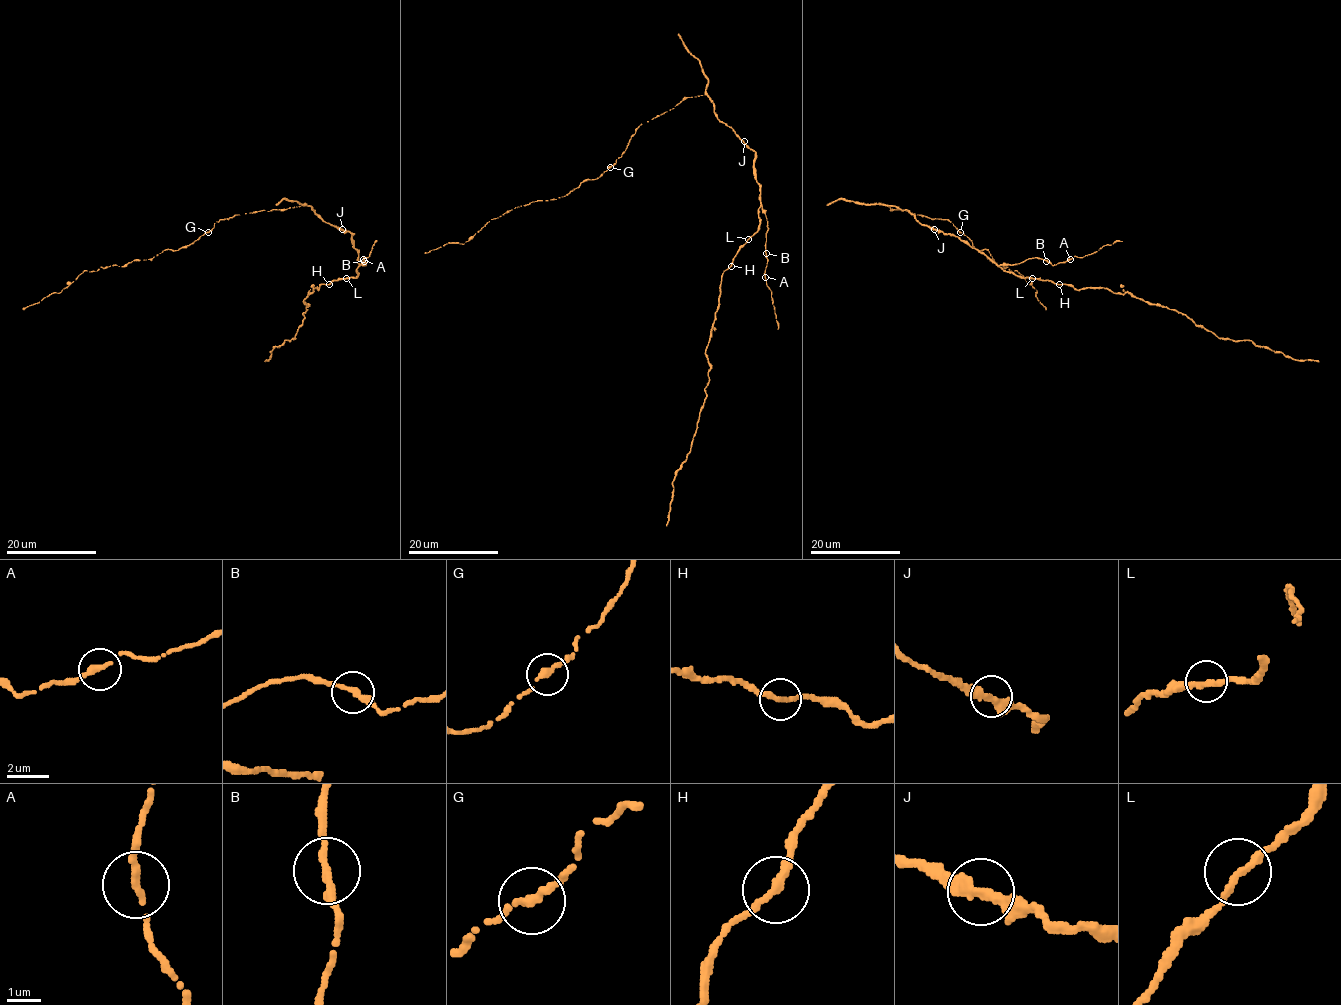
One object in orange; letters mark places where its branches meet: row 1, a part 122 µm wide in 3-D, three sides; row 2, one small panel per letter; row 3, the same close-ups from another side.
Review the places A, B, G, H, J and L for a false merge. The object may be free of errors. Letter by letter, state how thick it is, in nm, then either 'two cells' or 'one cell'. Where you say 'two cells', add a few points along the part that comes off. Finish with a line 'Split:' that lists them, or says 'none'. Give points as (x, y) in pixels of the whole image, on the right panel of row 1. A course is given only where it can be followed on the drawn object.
A: 240 nm thick; one cell
B: 260 nm thick; one cell
G: 260 nm thick; one cell
H: 240 nm thick; one cell
J: 300 nm thick; one cell
L: 280 nm thick; one cell
Split: none

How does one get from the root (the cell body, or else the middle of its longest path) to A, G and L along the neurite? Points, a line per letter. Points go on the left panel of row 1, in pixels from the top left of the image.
A: (341, 230), (352, 233), (352, 246), (358, 252), (360, 265), (366, 263), (364, 257), (365, 265), (363, 259)
G: (341, 230), (320, 218), (311, 206), (303, 205), (220, 219), (208, 232)
L: (341, 230), (352, 233), (352, 246), (358, 252), (357, 275), (346, 278)

